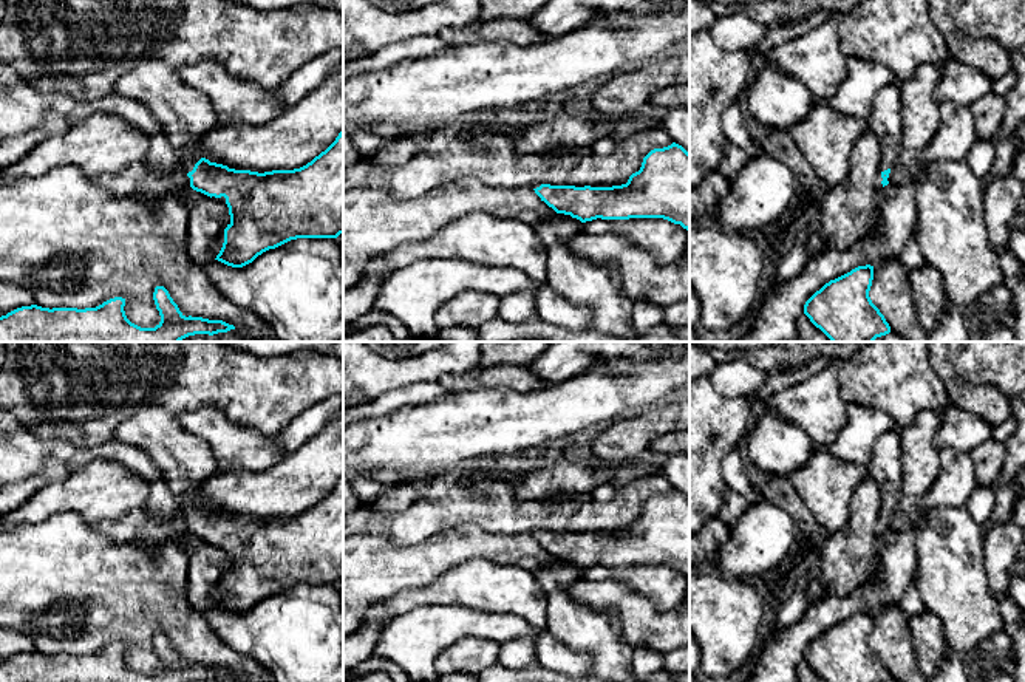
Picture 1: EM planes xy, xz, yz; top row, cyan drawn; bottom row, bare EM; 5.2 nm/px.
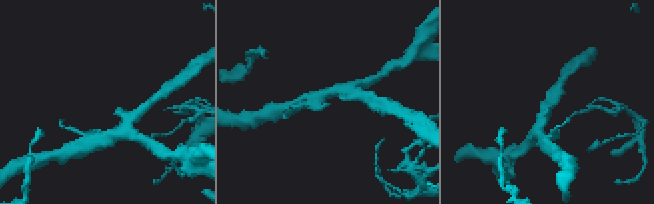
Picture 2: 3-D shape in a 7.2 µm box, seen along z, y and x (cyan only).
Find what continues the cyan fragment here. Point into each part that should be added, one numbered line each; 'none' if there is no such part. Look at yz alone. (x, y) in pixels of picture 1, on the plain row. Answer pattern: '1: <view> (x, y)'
1: yz (886, 469)

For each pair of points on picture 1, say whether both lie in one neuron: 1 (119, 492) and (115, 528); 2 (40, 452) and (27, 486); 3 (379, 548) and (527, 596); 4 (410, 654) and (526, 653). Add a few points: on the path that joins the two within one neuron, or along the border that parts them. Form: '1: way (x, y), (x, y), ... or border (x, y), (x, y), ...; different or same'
1: way (113, 501), (113, 518); same
2: border (64, 463), (48, 460), (39, 472), (16, 483); different
3: border (483, 557), (466, 560), (433, 580), (416, 586); different
4: border (535, 639), (514, 637), (501, 644); different

